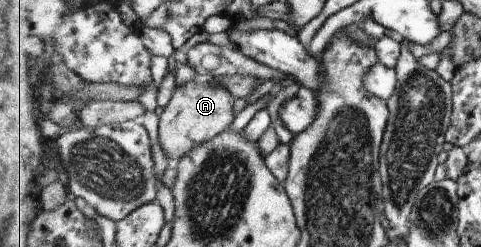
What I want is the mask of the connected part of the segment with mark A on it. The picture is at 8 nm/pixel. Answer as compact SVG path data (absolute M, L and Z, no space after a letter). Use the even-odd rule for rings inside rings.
M199 76L176 86L170 101L159 117L158 137L163 153L169 159L180 160L194 147L211 141L232 127L236 118L237 98L233 92L213 76Z

